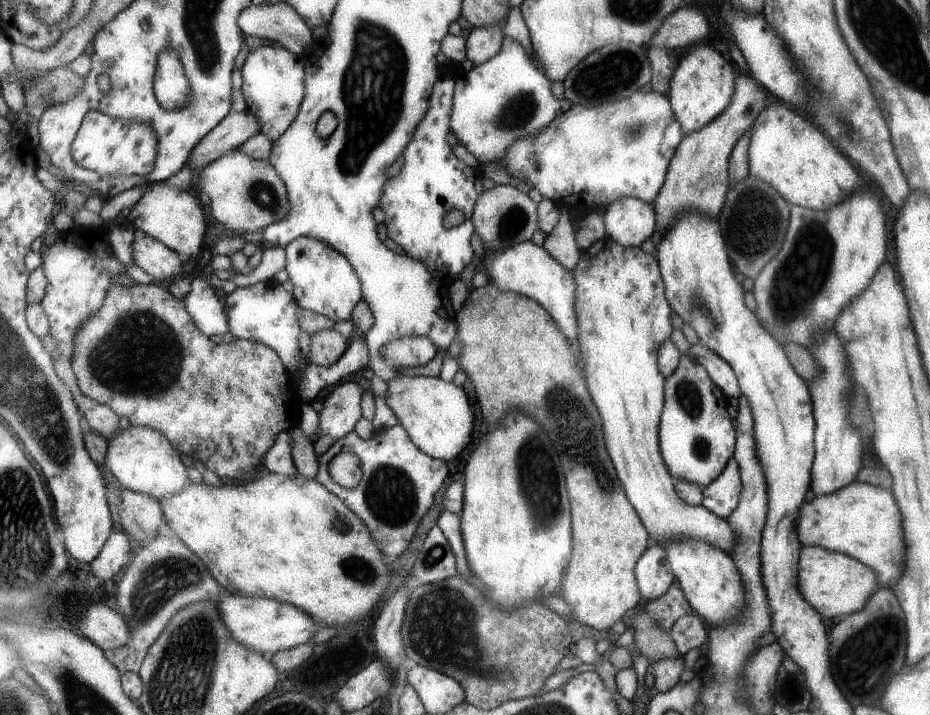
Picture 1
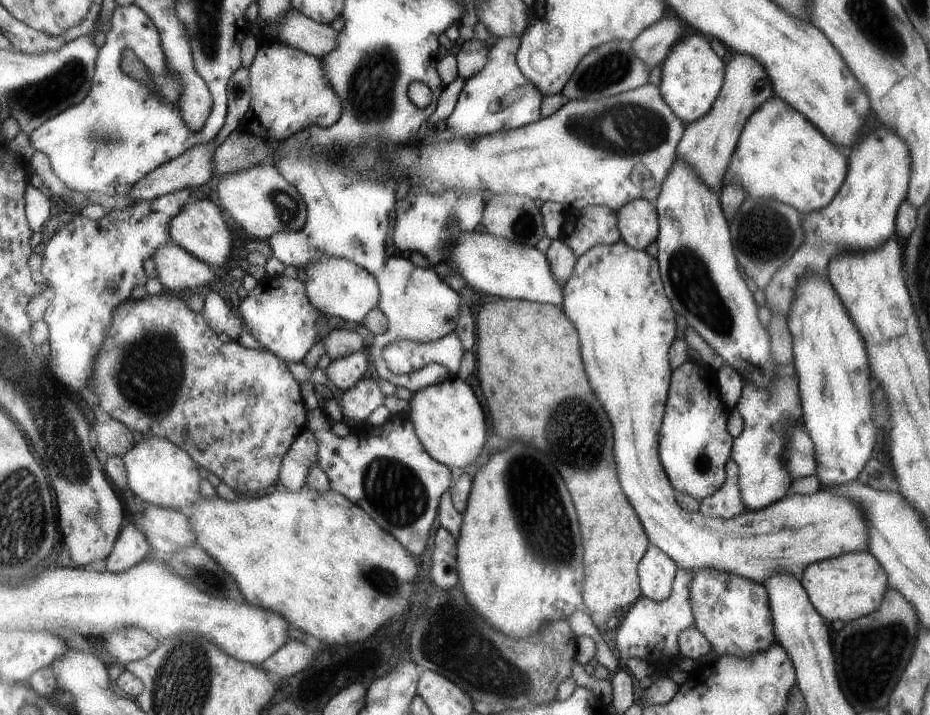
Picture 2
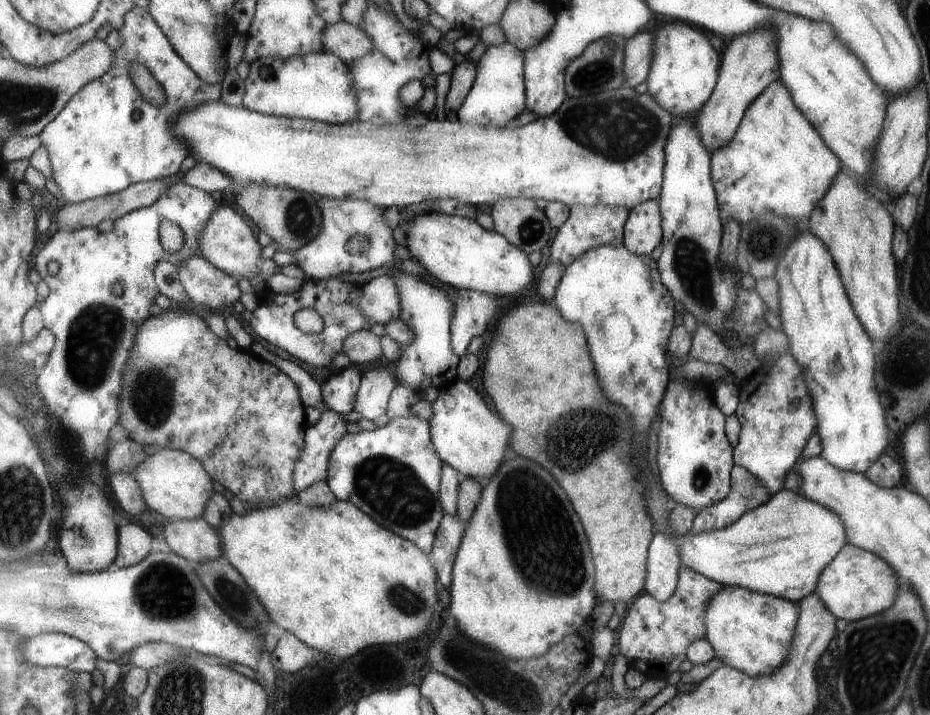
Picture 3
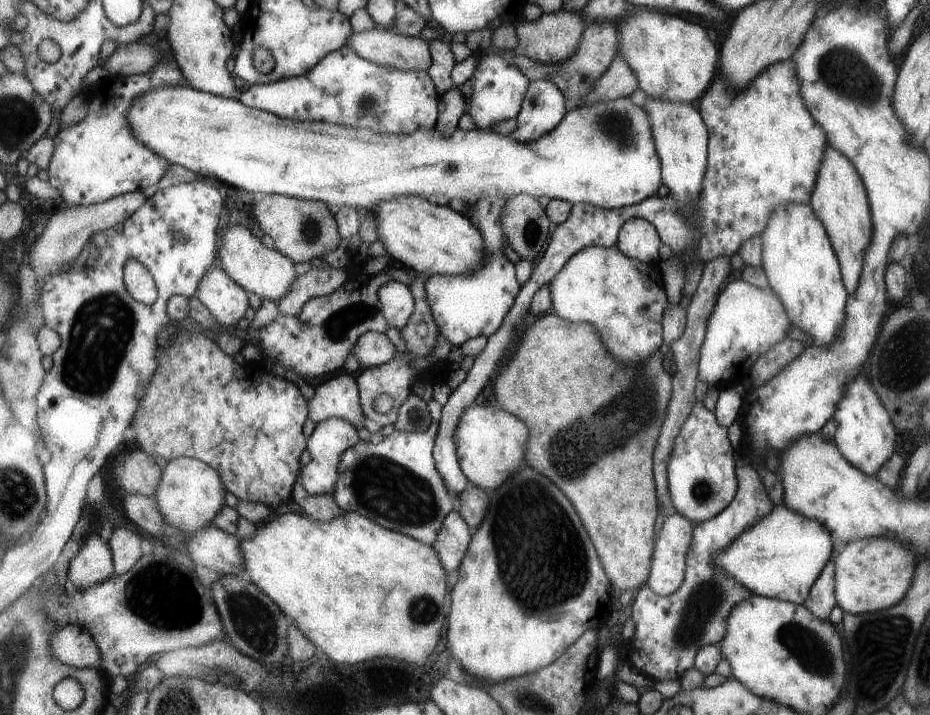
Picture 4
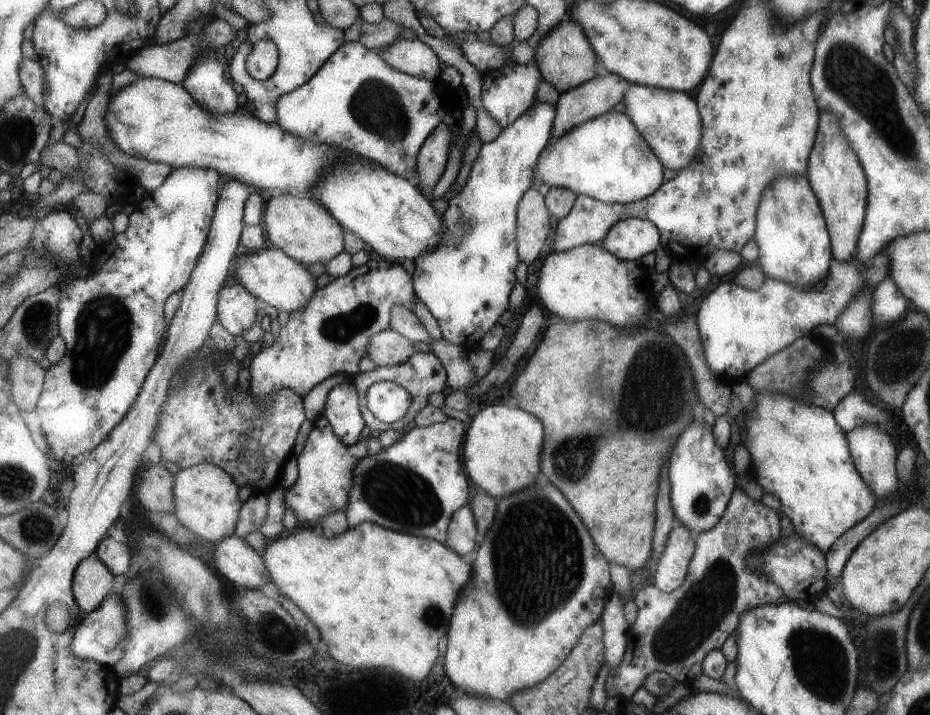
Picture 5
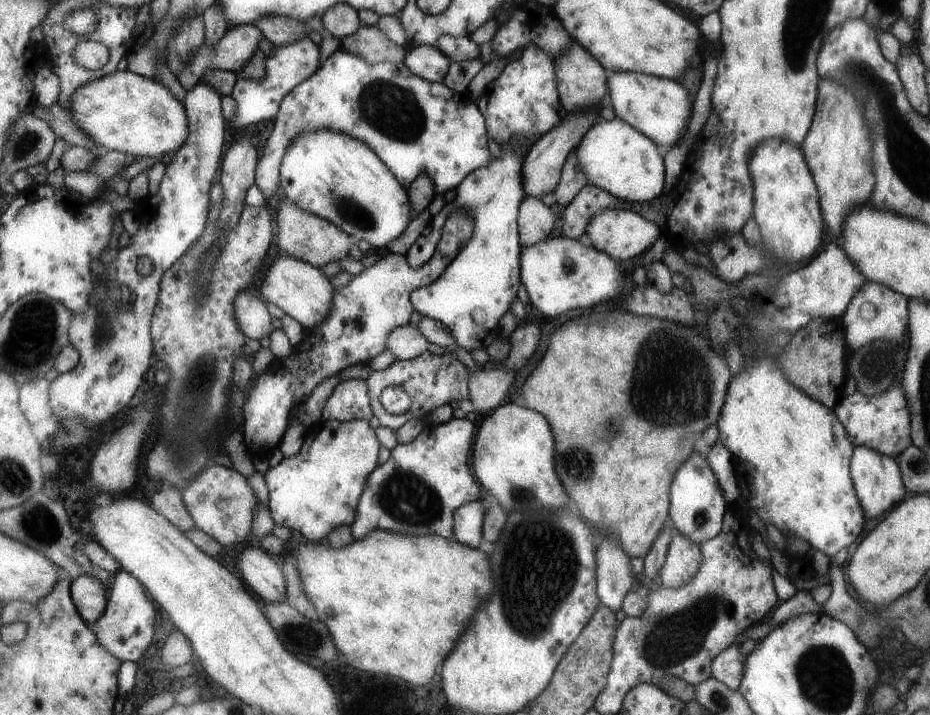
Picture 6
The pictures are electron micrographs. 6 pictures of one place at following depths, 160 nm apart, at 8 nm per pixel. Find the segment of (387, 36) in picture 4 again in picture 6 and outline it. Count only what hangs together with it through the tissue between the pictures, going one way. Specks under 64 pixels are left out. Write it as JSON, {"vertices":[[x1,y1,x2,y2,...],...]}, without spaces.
{"vertices":[[431,45,407,47,404,61,416,75,434,83,444,82,452,63,452,60,439,46]]}

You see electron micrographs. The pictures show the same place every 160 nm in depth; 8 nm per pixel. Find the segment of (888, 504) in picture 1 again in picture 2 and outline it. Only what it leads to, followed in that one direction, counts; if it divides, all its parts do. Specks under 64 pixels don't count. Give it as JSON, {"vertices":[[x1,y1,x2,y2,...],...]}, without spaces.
{"vertices":[[623,239,612,245,597,245,590,248,582,257,578,258,573,274,564,286,565,302,563,306,566,315,579,326,579,334,581,334,581,342,583,342,583,358,587,362,587,374,591,374,591,384,595,386,595,392,599,394,599,400,603,402,603,406,607,406,607,412,611,414,611,420,615,422,615,440,617,440,615,442,615,454,619,458,619,478,622,482,622,487,626,491,626,495,630,498,632,506,646,531,647,538,650,538,651,544,670,555,679,569,690,571,715,569,761,584,768,577,771,577,772,573,787,573,800,580,804,569,814,562,823,561,826,558,839,556,846,552,867,551,868,527,866,526,864,514,858,508,858,505,844,496,833,494,826,490,818,489,813,494,808,495,798,495,789,492,783,498,772,502,770,505,765,506,765,508,756,511,743,511,737,516,726,519,703,516,698,510,687,512,678,505,677,492,670,485,670,481,663,470,661,458,658,455,659,430,661,430,662,416,665,412,666,398,669,392,670,374,673,372,669,363,669,348,674,342,673,338,675,338,675,330,677,330,677,326,675,326,675,312,673,312,674,307,667,294,663,294,664,286,661,286,661,279,662,277,658,271,658,259,650,256,646,251,632,249]]}

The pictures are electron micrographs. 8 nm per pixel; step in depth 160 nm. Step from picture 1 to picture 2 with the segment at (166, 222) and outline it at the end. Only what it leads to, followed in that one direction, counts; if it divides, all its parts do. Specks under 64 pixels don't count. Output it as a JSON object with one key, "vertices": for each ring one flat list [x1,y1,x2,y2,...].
{"vertices":[[209,200,189,202,184,212,178,214,172,221,170,233,173,242,208,262,214,268,225,266,233,254,233,234,229,230,223,211,224,208,221,205,213,204]]}

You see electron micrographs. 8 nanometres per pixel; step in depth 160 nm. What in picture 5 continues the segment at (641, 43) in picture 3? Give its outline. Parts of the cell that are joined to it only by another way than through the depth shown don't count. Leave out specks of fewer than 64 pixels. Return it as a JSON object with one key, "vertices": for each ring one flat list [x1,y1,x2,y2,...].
{"vertices":[[609,73,605,76,599,75,586,82,585,85,578,86,577,89,571,89,566,93,560,94,556,106,557,118,553,125,550,144,554,145,559,139,563,139,568,132,580,127,584,122,613,111,613,108,623,101,629,83,630,81,626,78,618,74]]}

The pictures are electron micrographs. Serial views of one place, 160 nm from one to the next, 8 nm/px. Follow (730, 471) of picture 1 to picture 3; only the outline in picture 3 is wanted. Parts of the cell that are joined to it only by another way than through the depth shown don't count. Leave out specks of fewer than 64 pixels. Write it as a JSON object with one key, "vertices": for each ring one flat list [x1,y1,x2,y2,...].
{"vertices":[[745,467,731,469,732,489,721,501,696,511,690,529,695,533,722,529,738,520,743,513,770,500,770,492]]}

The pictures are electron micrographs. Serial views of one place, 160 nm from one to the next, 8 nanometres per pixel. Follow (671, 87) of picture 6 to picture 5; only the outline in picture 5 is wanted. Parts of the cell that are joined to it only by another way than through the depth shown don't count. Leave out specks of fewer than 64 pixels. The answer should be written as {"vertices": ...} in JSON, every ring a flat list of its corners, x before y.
{"vertices":[[630,82,623,102,625,113,631,117,631,122,649,143,664,168,677,172,692,161,701,142,702,123,697,102,689,94]]}

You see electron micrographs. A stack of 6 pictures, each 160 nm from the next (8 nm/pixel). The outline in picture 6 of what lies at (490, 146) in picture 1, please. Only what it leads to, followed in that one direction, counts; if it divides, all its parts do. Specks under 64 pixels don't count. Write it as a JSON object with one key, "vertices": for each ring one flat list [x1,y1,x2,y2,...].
{"vertices":[[529,43,523,50,518,59,511,61,504,66,500,75,486,85,480,98,477,100,478,105,486,115,486,123,489,138,496,141,501,147,509,145,512,139,523,137,528,134,528,138,538,141,539,138,545,137,547,133,555,129,562,121,559,106,562,106,560,92,558,89,558,76,556,73,556,60,546,50,543,50,537,44]]}

